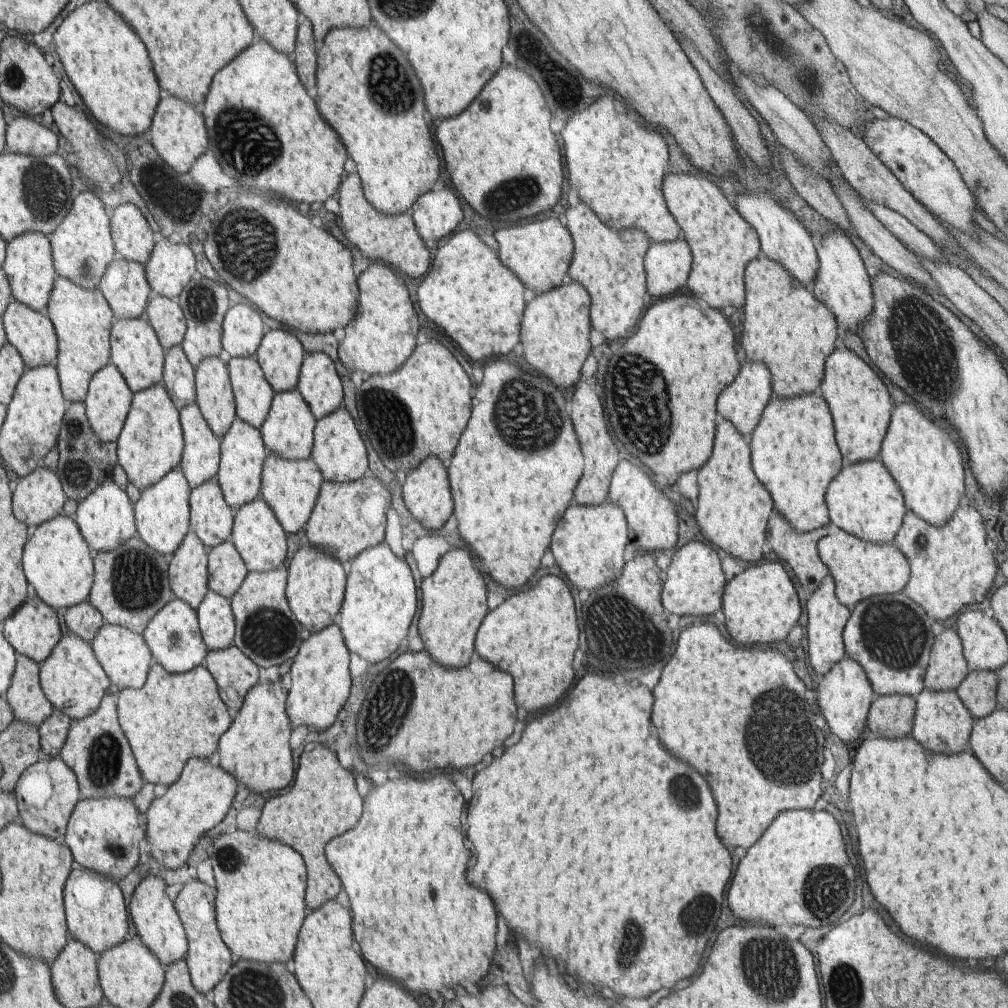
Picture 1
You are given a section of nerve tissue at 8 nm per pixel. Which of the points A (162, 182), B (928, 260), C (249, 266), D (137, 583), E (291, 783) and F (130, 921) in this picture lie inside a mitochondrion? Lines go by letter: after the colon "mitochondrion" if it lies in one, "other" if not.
A: mitochondrion
B: other
C: mitochondrion
D: mitochondrion
E: other
F: other

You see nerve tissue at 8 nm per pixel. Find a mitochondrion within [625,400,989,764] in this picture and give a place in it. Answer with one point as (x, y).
(894, 635)

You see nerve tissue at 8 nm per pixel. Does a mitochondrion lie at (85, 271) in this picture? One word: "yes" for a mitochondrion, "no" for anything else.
yes

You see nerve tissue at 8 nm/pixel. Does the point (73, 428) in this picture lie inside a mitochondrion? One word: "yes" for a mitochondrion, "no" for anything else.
yes

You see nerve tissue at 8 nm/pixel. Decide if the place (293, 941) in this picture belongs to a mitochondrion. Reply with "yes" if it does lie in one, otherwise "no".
no

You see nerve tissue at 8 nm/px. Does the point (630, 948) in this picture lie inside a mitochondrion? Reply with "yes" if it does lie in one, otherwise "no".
yes

